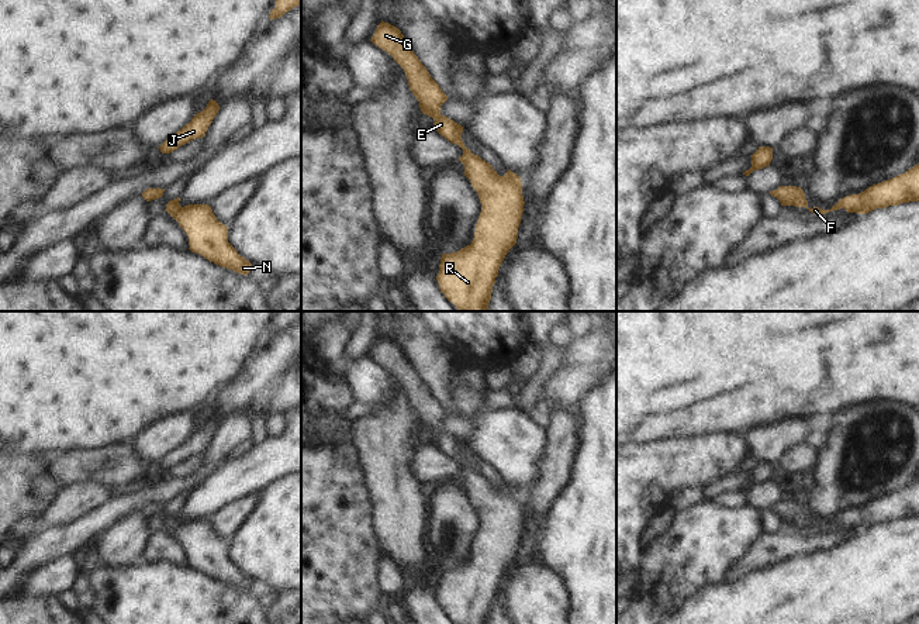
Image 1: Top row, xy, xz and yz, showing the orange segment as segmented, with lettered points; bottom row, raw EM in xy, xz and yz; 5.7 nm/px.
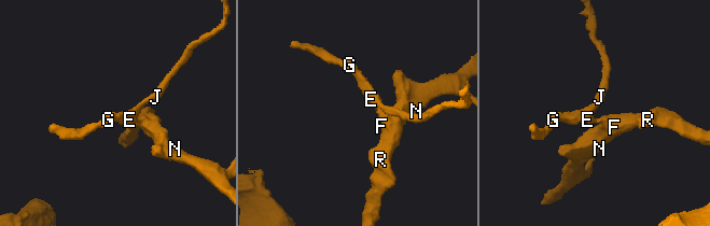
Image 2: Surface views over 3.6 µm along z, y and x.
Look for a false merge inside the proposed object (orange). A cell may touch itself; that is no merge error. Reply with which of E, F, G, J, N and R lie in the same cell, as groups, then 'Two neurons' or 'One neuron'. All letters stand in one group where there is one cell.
Groups: E F G J N R. One neuron

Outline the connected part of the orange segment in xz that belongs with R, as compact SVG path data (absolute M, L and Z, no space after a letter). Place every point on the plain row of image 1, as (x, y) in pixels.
M381 337L370 356L404 385L422 430L433 434L433 444L463 465L459 476L478 510L481 528L471 559L457 568L442 569L436 596L456 624L488 624L500 582L518 554L525 520L521 493L509 485L500 492L488 478L464 462L463 442L441 430L448 411L397 342Z

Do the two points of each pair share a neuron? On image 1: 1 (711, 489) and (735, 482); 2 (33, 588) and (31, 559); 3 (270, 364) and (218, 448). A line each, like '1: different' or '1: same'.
1: same
2: different
3: different

